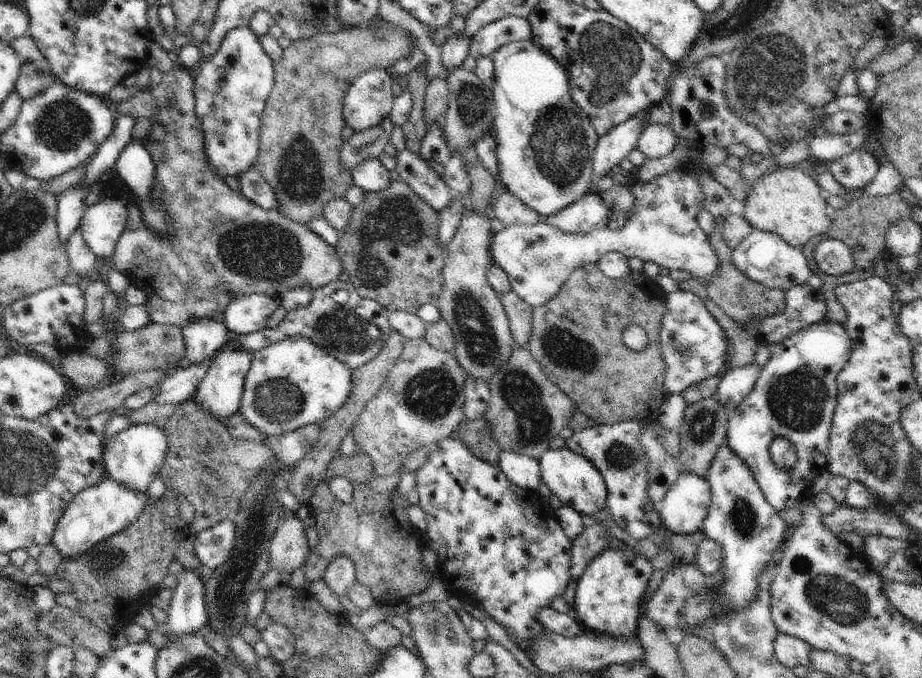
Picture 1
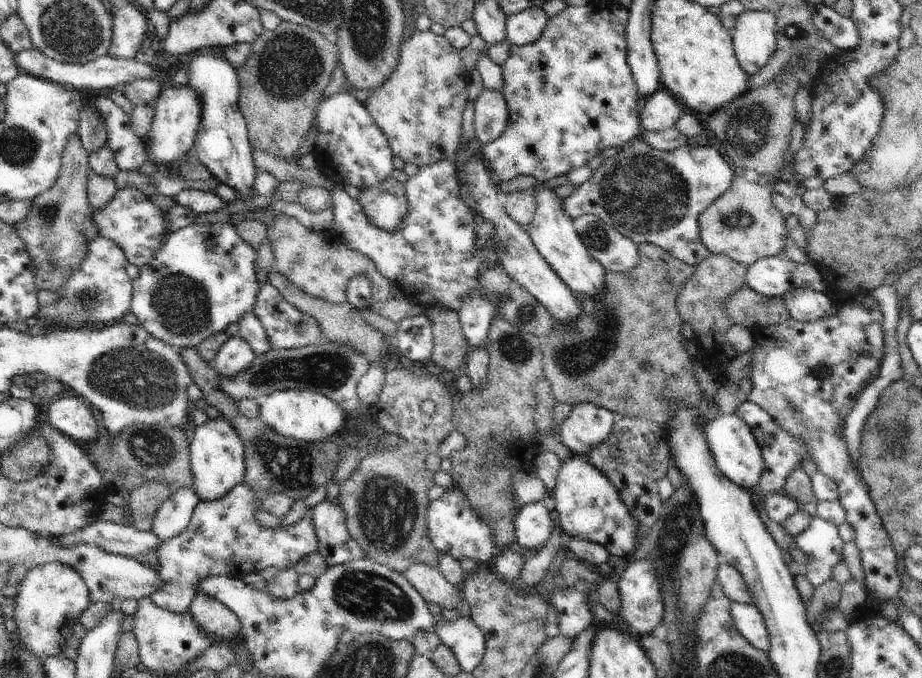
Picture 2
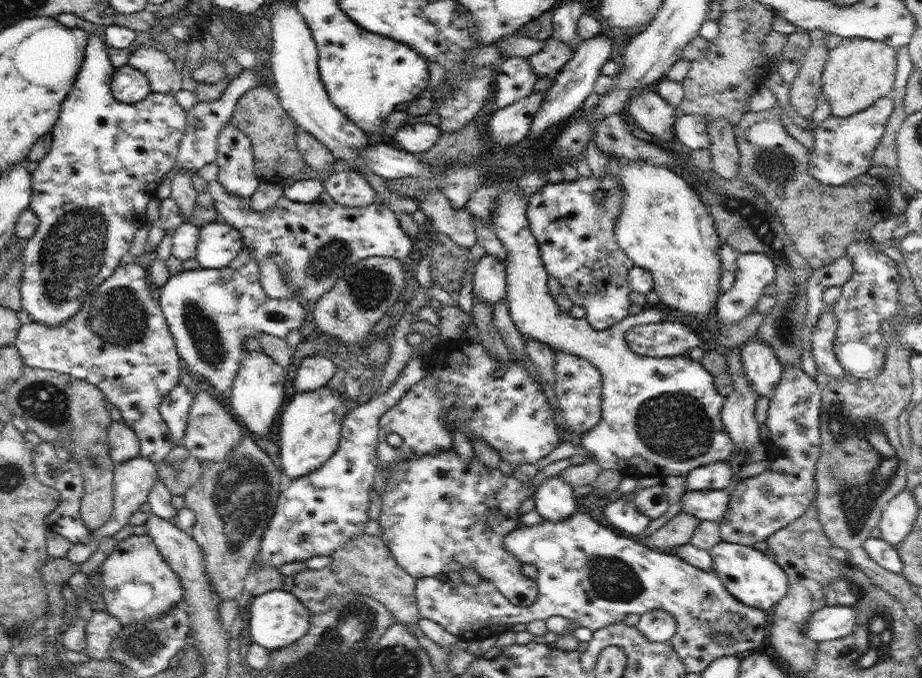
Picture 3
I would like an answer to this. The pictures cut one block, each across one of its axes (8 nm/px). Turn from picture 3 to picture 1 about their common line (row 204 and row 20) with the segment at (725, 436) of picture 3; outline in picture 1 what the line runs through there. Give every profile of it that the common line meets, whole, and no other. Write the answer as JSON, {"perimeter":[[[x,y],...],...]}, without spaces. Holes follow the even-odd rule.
{"perimeter":[[[502,17],[473,34],[469,54],[476,60],[491,57],[501,46],[516,41],[530,41],[532,35],[531,24],[524,17]]]}

